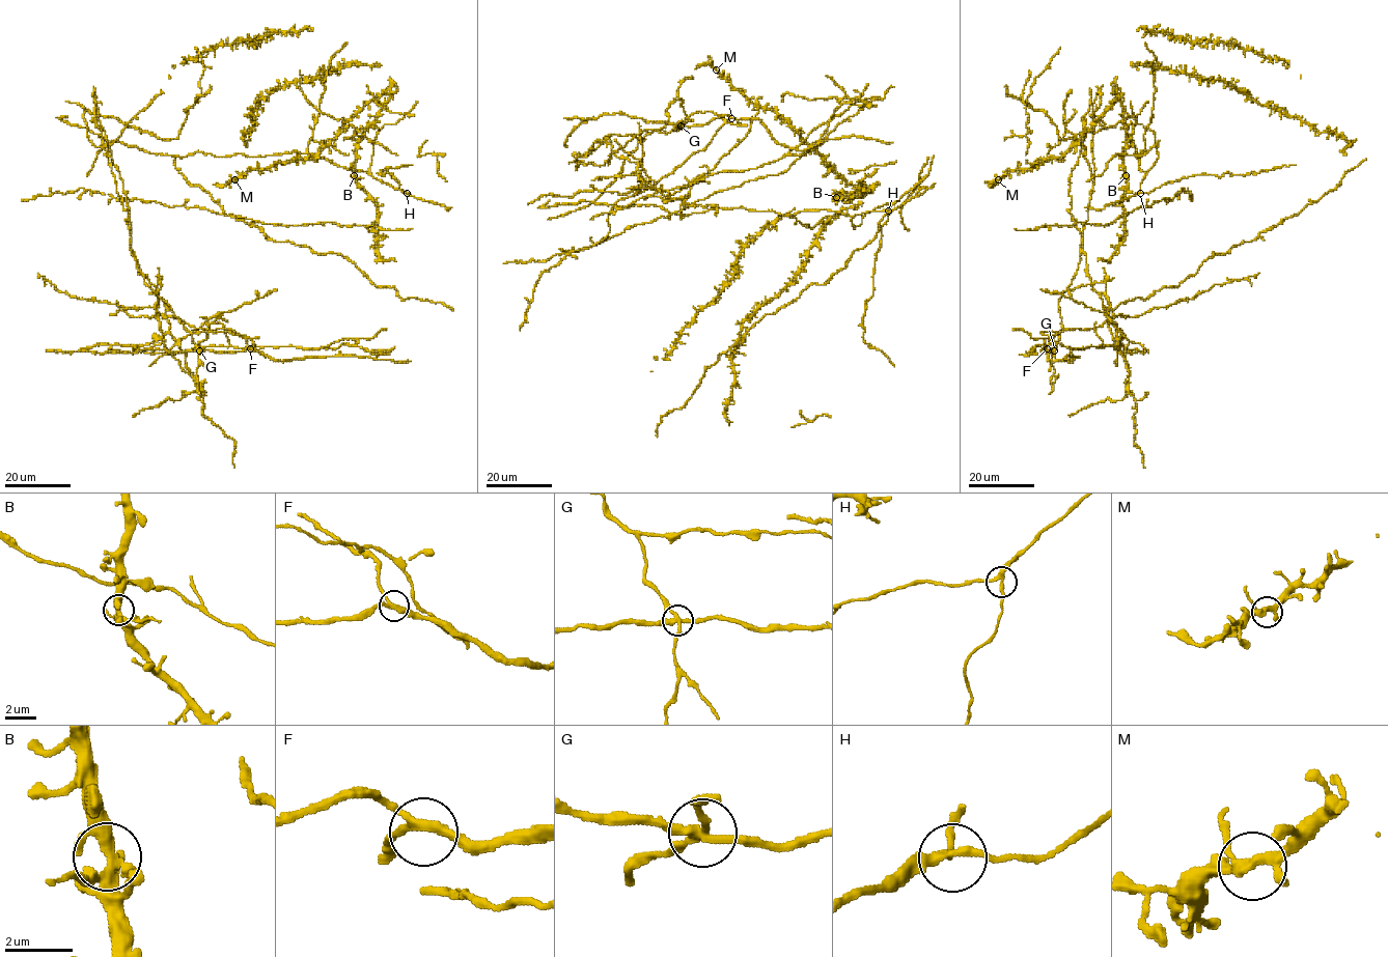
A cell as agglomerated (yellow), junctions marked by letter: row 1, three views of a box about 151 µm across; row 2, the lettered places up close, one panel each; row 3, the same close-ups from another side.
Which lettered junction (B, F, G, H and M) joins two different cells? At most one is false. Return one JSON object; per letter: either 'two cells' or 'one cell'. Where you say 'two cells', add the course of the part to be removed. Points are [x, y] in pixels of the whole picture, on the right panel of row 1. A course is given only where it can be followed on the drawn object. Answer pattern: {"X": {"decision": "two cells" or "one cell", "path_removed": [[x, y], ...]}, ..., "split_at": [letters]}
{"B": {"decision": "one cell"}, "F": {"decision": "one cell"}, "G": {"decision": "two cells", "path_removed": [[1055, 349], [1058, 300], [1081, 249], [1107, 313], [1108, 298], [1119, 350], [1058, 343], [1032, 350]]}, "H": {"decision": "one cell"}, "M": {"decision": "one cell"}, "split_at": ["G"]}

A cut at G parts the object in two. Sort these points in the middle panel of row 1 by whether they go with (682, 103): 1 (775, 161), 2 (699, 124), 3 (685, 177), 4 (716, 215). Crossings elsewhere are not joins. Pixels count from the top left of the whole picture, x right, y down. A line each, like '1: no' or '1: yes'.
1: no
2: yes
3: no
4: no

